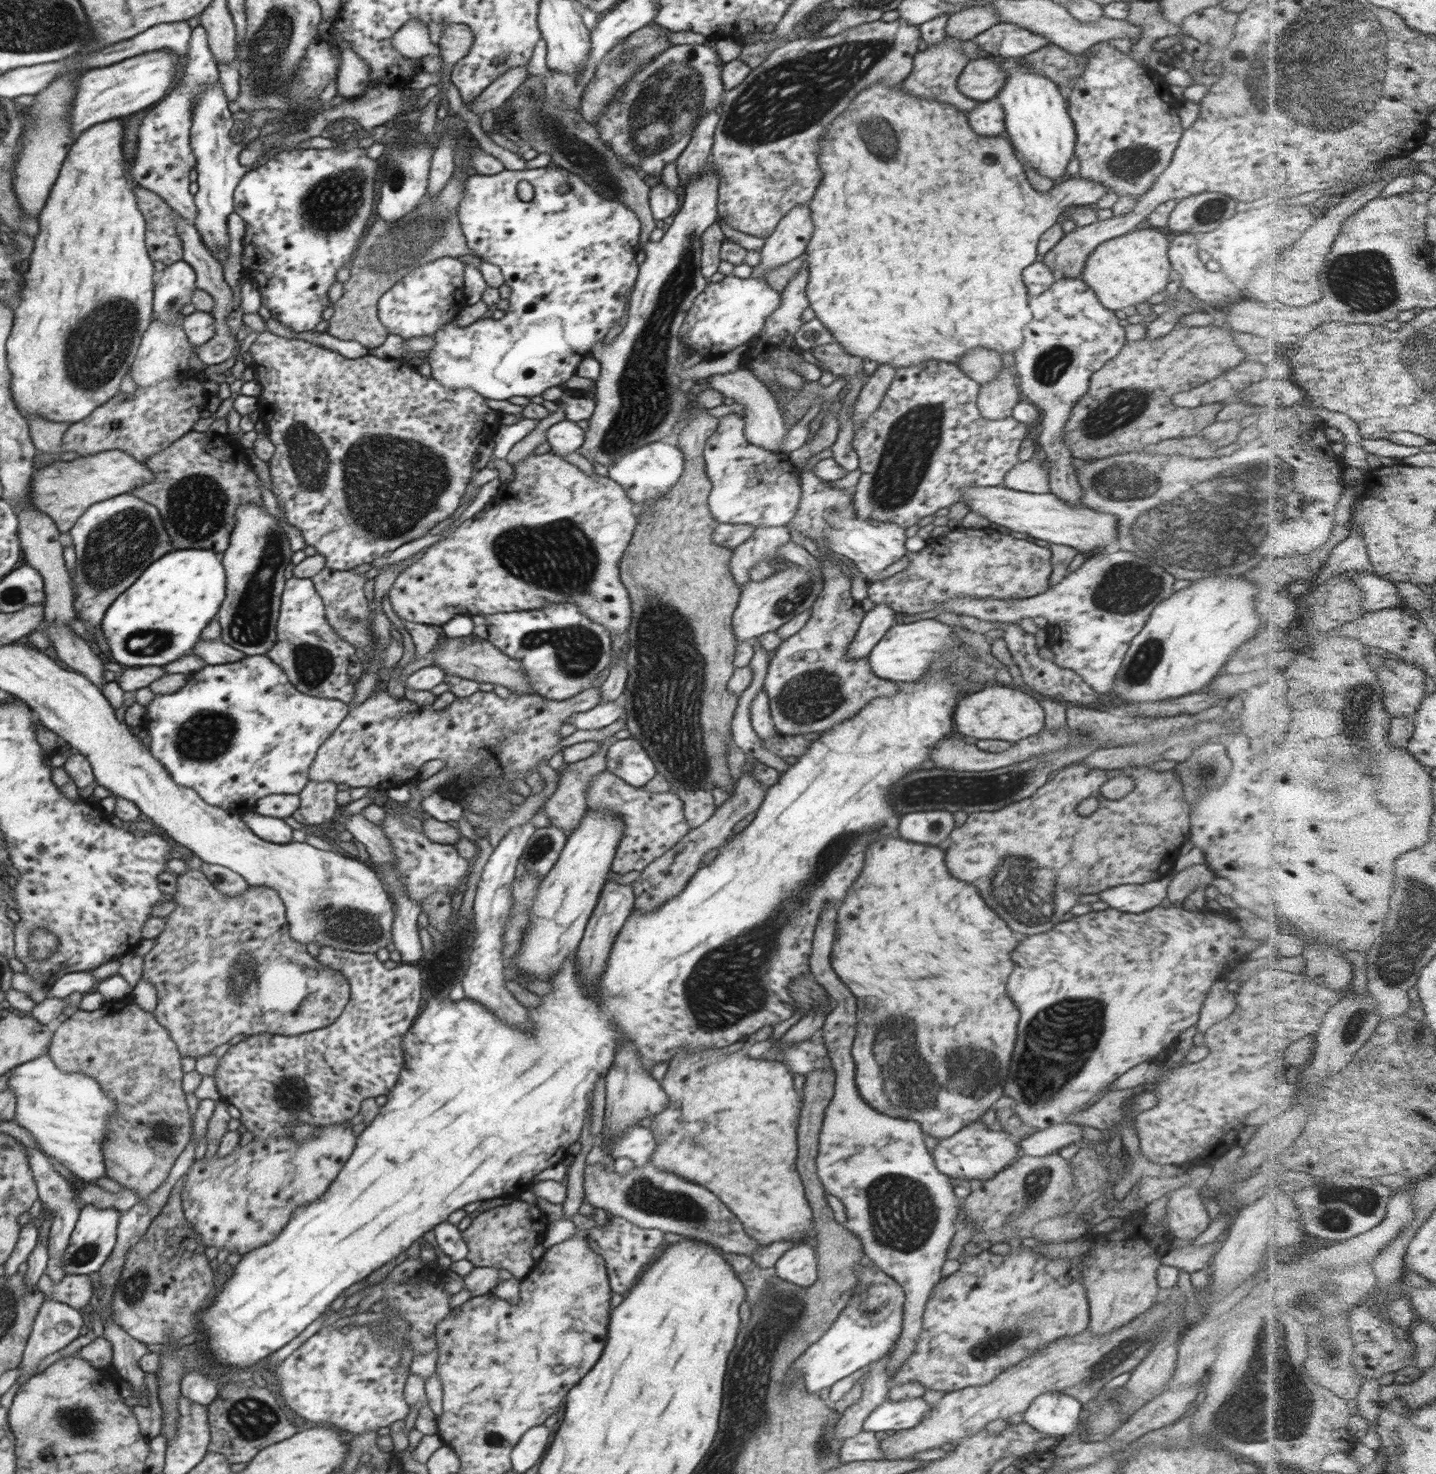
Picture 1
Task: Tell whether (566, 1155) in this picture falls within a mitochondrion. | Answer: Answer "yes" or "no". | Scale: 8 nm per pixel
no

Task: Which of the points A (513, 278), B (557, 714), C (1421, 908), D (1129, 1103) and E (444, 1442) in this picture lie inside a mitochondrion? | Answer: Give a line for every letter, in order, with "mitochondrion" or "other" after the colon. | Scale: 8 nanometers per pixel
A: other
B: other
C: mitochondrion
D: other
E: other

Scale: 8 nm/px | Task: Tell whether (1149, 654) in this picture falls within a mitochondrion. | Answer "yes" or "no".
yes

